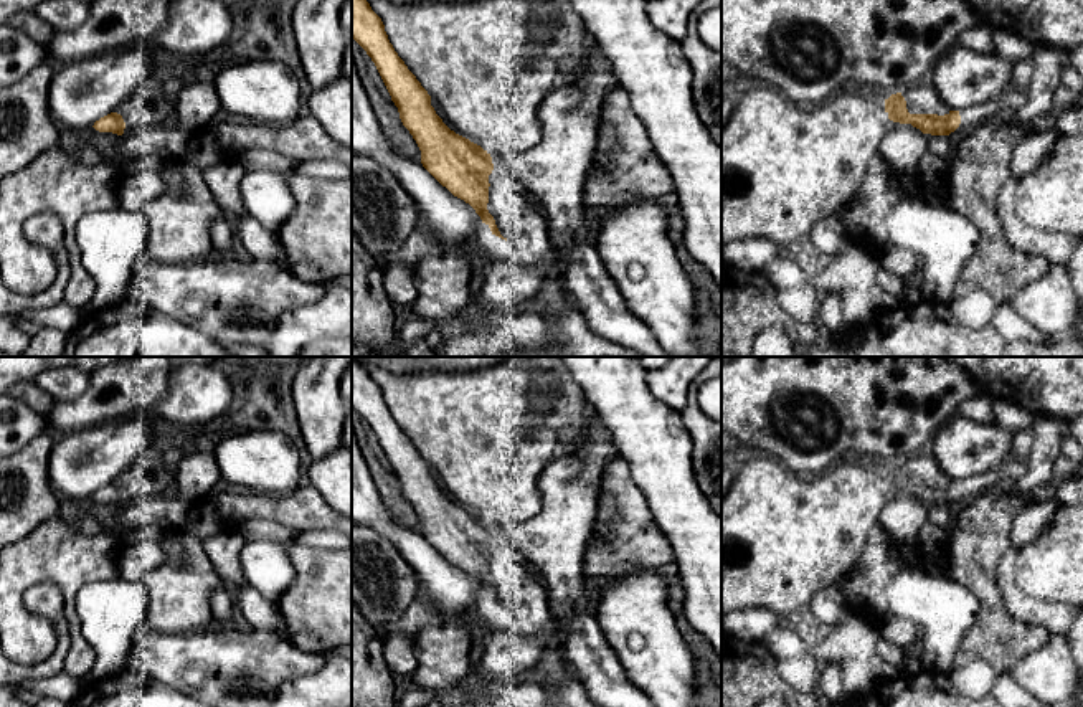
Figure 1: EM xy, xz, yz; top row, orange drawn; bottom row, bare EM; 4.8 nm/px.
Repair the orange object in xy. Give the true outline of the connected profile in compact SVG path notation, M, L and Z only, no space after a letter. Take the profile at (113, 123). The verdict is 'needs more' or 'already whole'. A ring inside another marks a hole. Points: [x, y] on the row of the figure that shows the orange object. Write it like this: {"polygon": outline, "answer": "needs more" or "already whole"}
{"polygon": "M152 74L144 79L137 91L111 114L94 122L99 132L127 135L139 129L170 124L175 114L175 102L168 101L162 76Z", "answer": "needs more"}

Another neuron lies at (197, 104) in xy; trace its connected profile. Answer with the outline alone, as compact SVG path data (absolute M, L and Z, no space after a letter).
M196 78L180 89L172 124L185 132L203 130L220 109L221 102L211 79Z

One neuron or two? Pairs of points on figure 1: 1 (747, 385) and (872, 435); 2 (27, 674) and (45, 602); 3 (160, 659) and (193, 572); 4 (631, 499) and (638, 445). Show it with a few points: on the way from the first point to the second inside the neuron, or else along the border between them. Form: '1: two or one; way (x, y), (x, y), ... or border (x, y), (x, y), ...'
1: one; way (778, 390), (827, 390), (841, 403)
2: one; way (48, 664), (61, 651), (60, 623)
3: two; border (210, 625), (192, 631), (151, 631), (144, 628)
4: two; border (616, 451), (624, 458), (629, 476), (646, 501)

